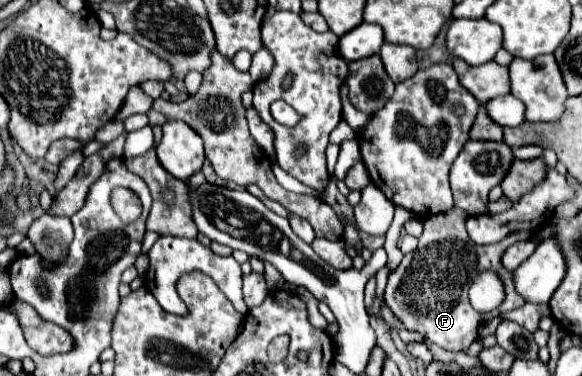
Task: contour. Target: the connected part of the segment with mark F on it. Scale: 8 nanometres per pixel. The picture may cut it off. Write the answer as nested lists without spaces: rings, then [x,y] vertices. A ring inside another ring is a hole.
[[[451,209],[447,213],[439,213],[433,217],[425,219],[425,229],[423,235],[419,237],[419,249],[411,255],[407,253],[399,267],[389,275],[387,289],[385,289],[385,303],[395,311],[405,311],[405,319],[411,321],[411,317],[417,319],[419,315],[419,329],[409,329],[421,333],[427,341],[447,349],[447,351],[467,351],[477,339],[479,339],[479,325],[483,321],[493,319],[495,315],[513,311],[525,301],[515,293],[511,271],[507,271],[501,265],[501,255],[505,249],[517,241],[527,241],[529,233],[527,231],[517,231],[507,235],[503,241],[493,243],[493,245],[477,245],[469,239],[465,231],[465,211]],[[479,271],[495,271],[499,279],[503,279],[505,285],[505,299],[503,303],[491,311],[491,313],[477,313],[469,299],[467,291],[479,275]]]

